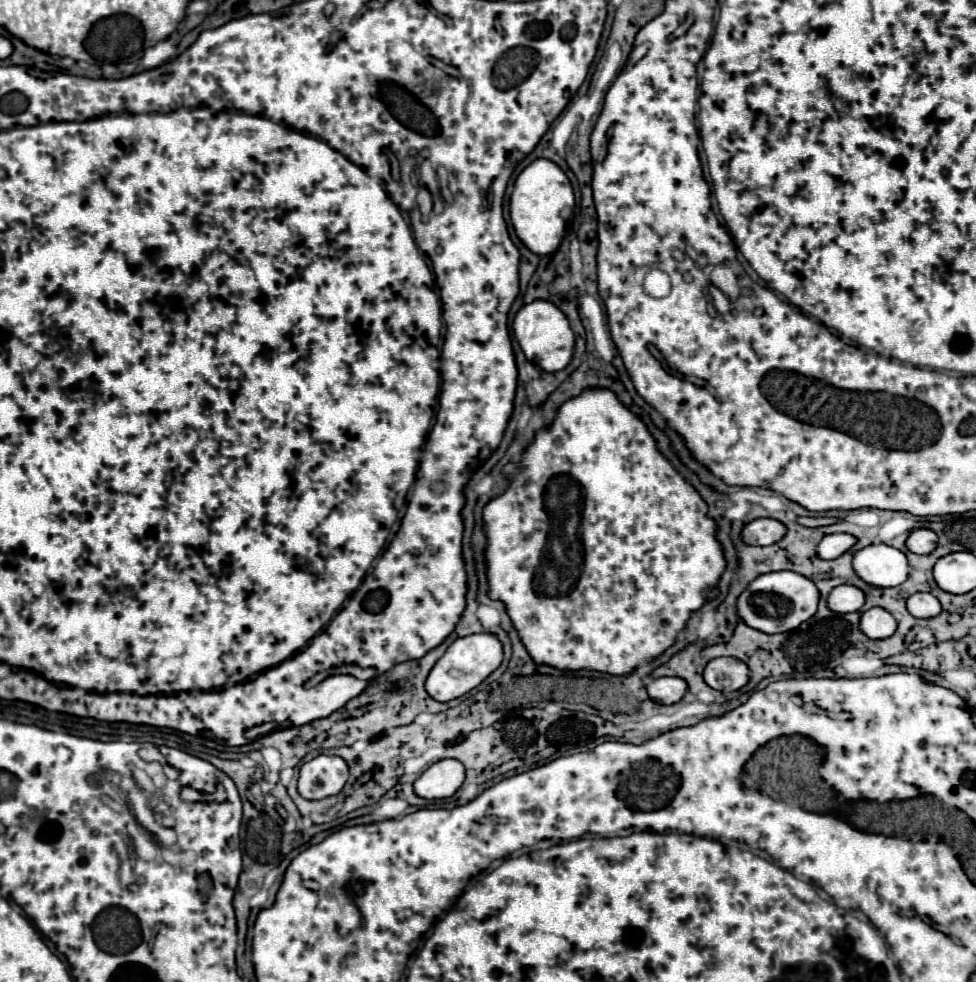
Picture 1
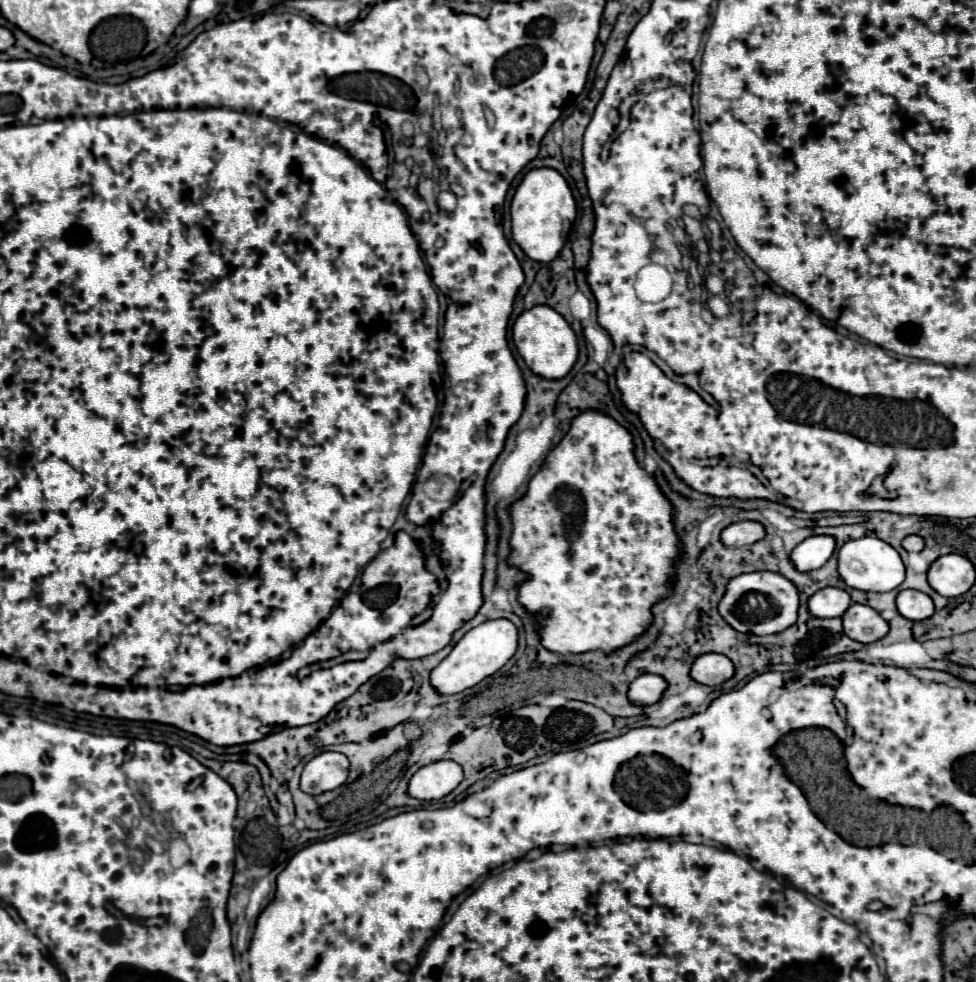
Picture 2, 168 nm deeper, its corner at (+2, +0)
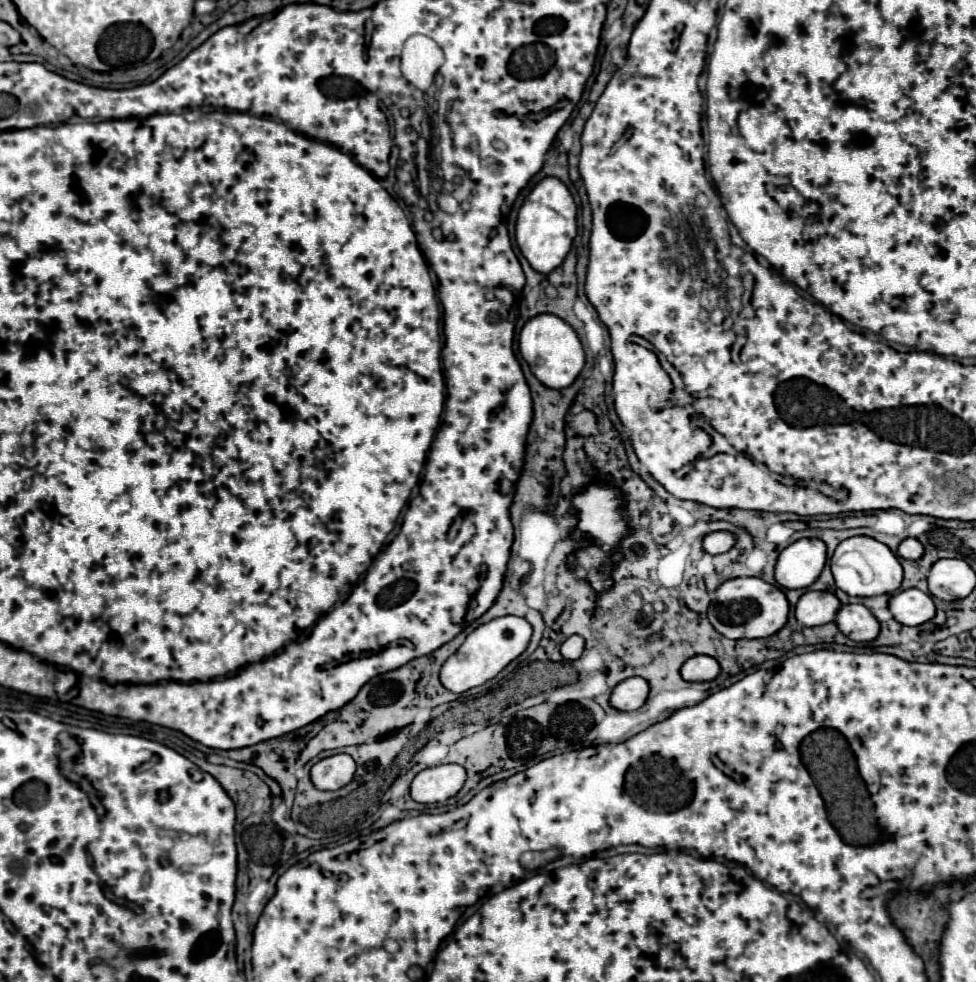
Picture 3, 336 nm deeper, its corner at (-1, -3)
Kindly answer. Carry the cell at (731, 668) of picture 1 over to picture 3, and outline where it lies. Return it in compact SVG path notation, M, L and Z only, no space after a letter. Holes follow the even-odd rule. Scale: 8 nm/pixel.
M692 656L684 662L680 672L688 682L710 682L720 676L720 664L712 656Z

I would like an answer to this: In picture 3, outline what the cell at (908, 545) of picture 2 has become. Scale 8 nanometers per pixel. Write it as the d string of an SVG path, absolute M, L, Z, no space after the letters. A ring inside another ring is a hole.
M904 538L898 546L898 554L906 560L918 560L924 554L924 548L916 538Z

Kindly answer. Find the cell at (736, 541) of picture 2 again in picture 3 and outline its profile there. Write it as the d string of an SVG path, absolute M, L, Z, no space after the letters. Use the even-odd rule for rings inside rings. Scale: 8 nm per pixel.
M712 532L704 538L704 550L708 554L724 554L734 546L734 534L730 532Z

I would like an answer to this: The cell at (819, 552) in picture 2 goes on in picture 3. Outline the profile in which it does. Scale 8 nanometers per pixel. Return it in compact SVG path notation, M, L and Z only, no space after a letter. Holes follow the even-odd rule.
M802 538L784 548L776 562L776 582L782 588L806 588L816 582L826 564L826 544Z

